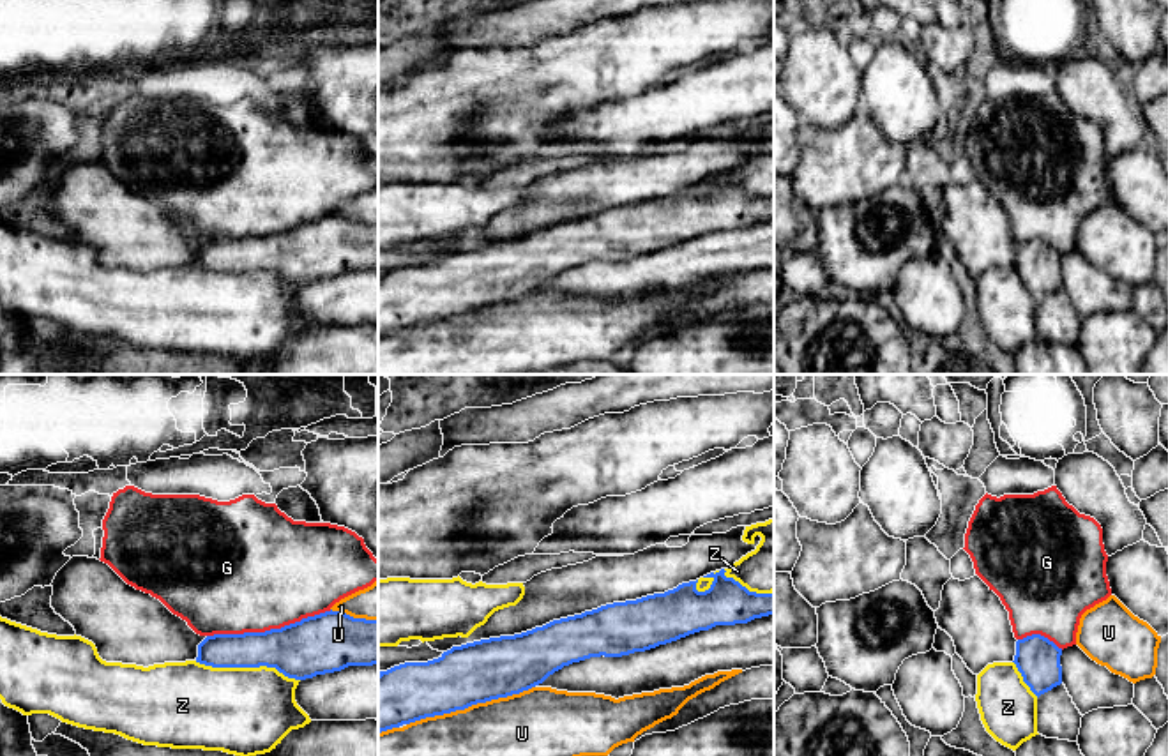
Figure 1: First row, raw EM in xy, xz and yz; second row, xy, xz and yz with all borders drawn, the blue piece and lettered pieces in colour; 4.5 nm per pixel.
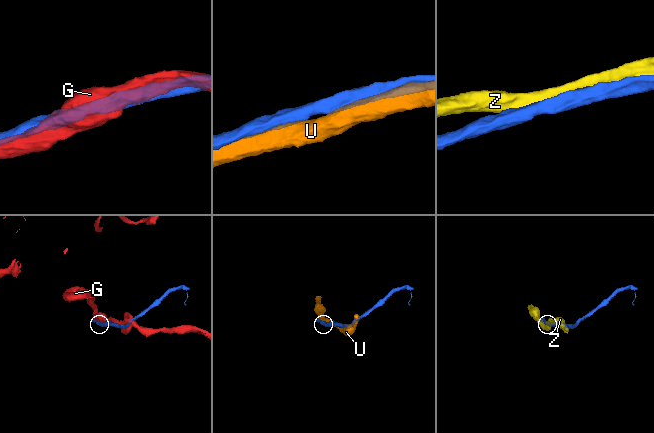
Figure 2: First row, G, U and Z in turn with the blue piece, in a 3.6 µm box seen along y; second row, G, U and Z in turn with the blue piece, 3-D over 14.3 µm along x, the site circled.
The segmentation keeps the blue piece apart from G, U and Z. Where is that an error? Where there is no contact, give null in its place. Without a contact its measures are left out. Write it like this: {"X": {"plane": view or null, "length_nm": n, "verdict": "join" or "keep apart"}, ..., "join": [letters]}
{"G": {"plane": "xy", "length_nm": 600, "verdict": "keep apart"}, "U": {"plane": "xz", "length_nm": 600, "verdict": "keep apart"}, "Z": {"plane": "xy", "length_nm": 480, "verdict": "keep apart"}, "join": []}

